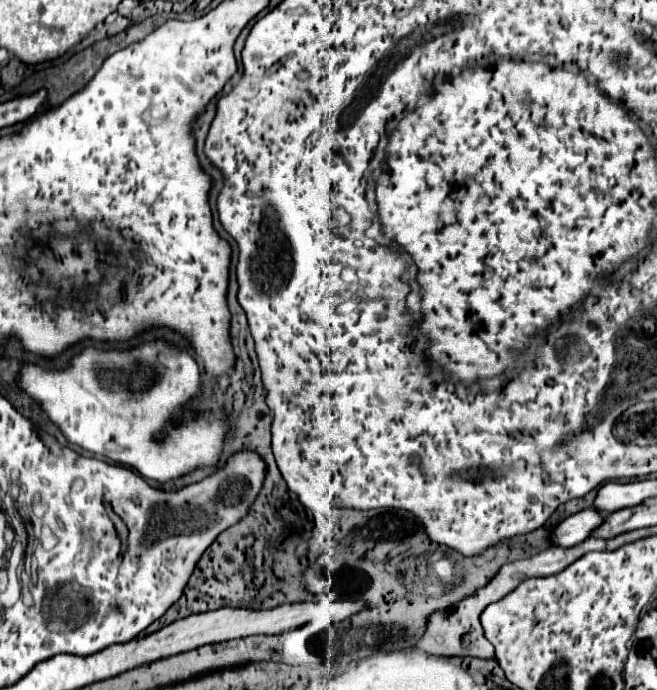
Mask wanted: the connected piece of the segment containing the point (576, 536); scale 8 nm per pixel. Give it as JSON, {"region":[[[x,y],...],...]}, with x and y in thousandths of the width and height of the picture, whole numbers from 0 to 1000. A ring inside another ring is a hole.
{"region":[[[887,738],[869,749],[863,749],[854,761],[848,761],[842,767],[839,784],[845,790],[857,790],[857,793],[872,793],[878,787],[887,787],[890,781],[900,778],[903,767],[912,767],[915,755],[921,755],[927,743],[915,743],[912,738]]]}

